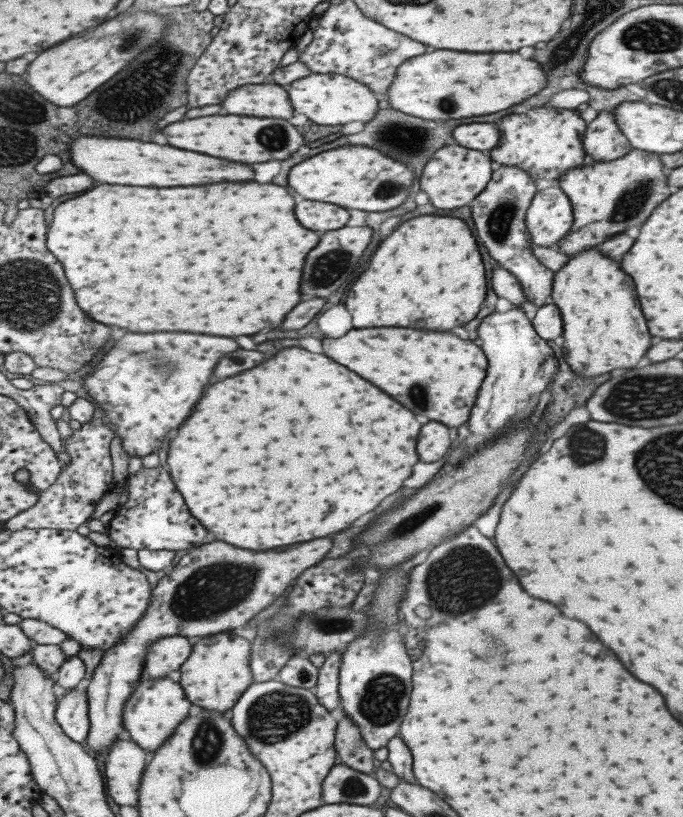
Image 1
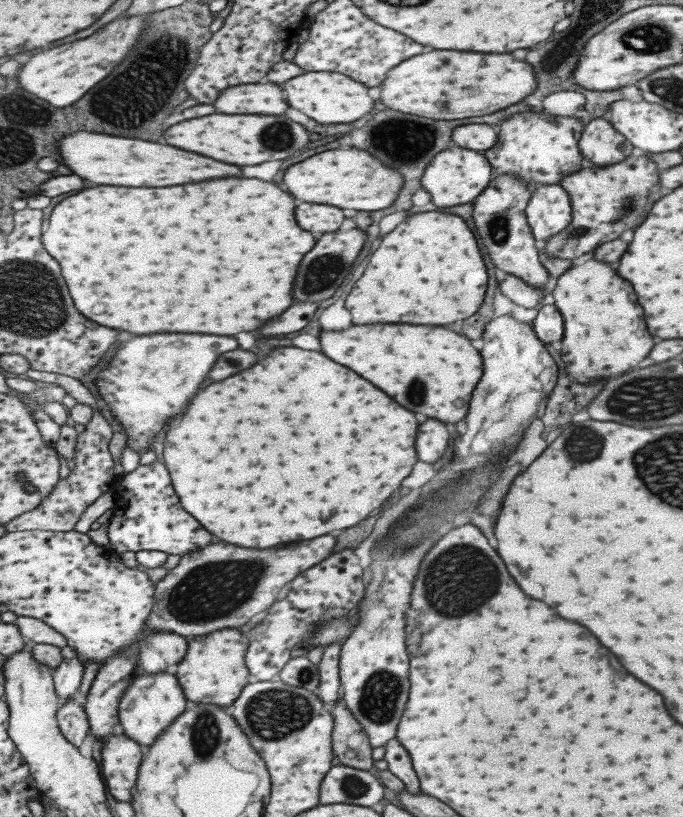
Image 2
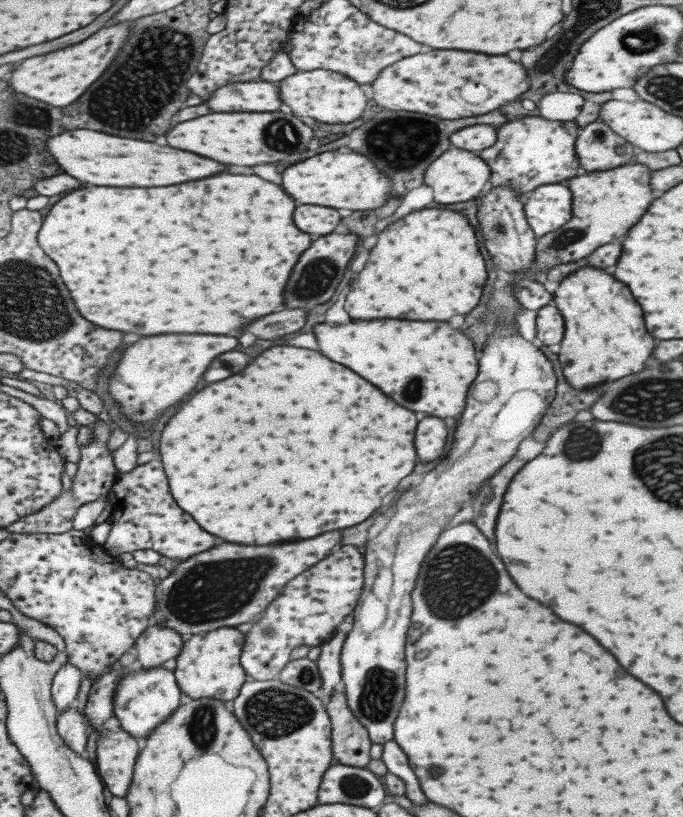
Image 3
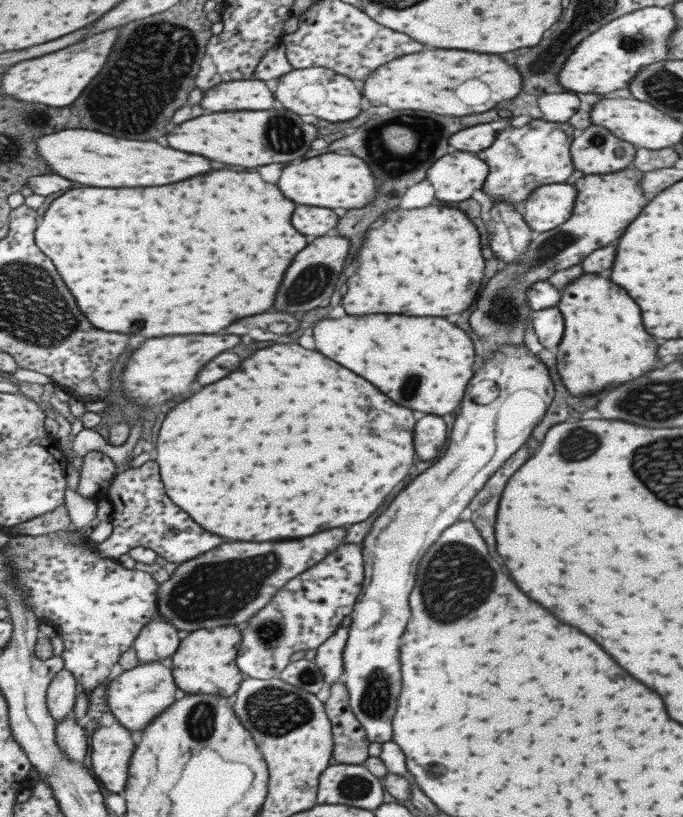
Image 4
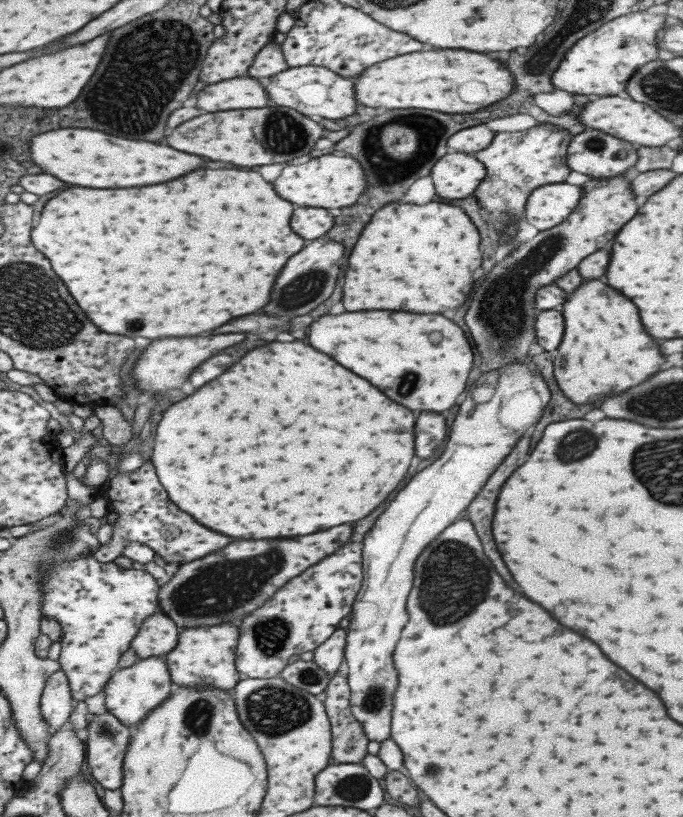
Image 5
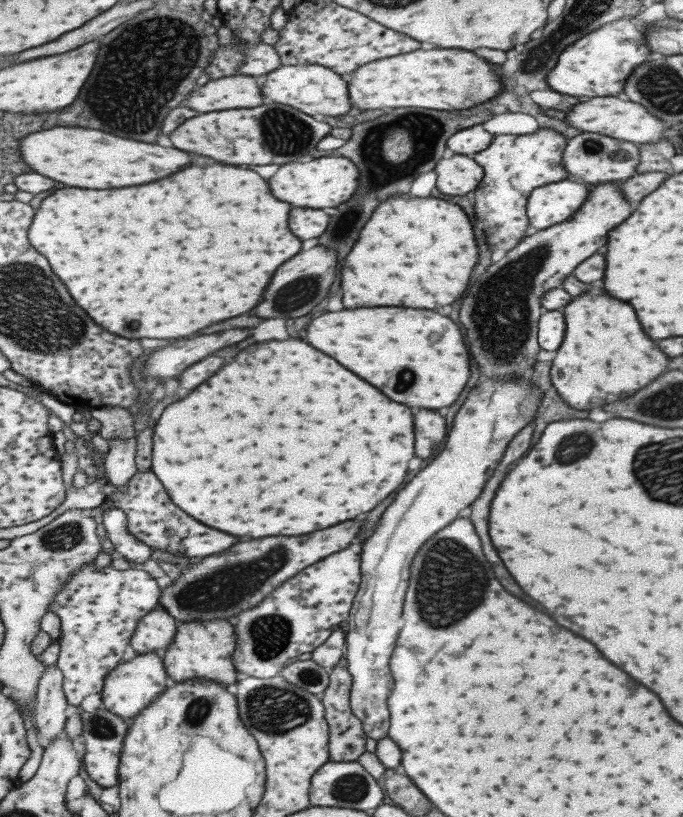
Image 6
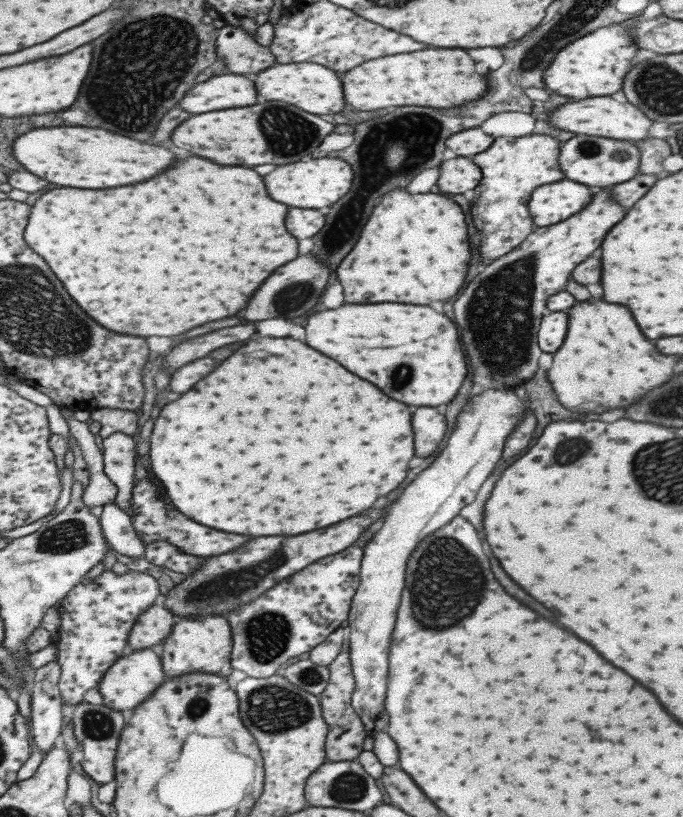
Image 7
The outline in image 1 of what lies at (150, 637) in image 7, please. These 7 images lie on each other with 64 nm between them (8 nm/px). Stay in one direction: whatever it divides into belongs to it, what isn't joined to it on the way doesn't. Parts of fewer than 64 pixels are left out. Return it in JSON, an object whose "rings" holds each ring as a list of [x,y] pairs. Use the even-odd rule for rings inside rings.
{"rings":[[[173,636],[173,638],[159,640],[151,648],[151,654],[149,654],[149,660],[145,666],[145,678],[163,680],[171,672],[181,670],[185,666],[185,662],[191,660],[193,650],[195,650],[195,646],[191,646],[189,638]]]}

